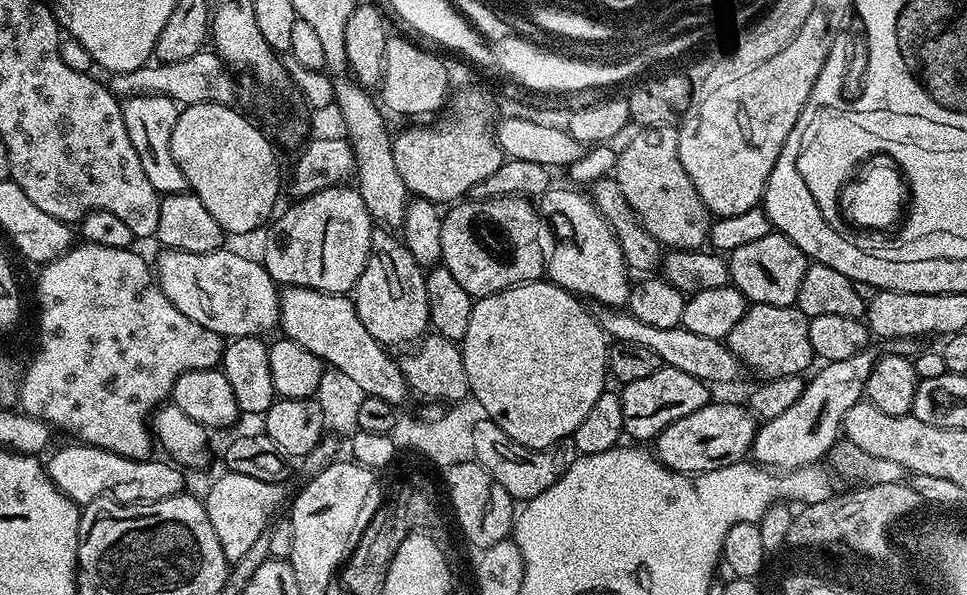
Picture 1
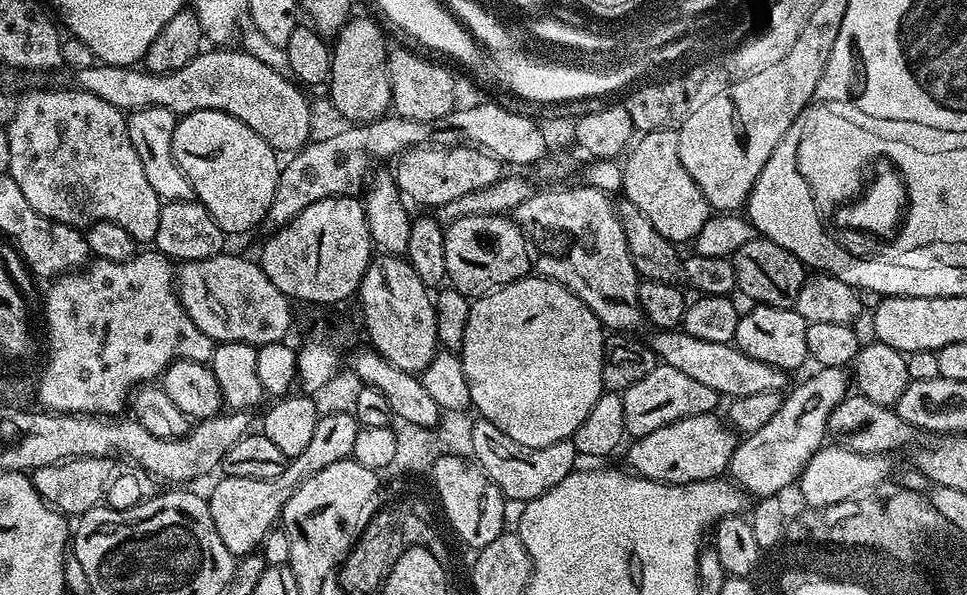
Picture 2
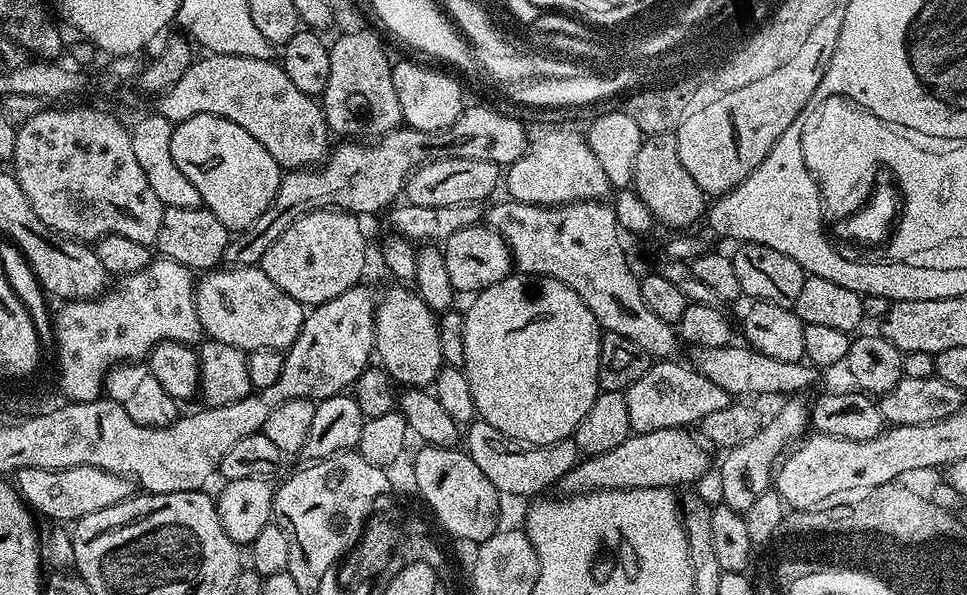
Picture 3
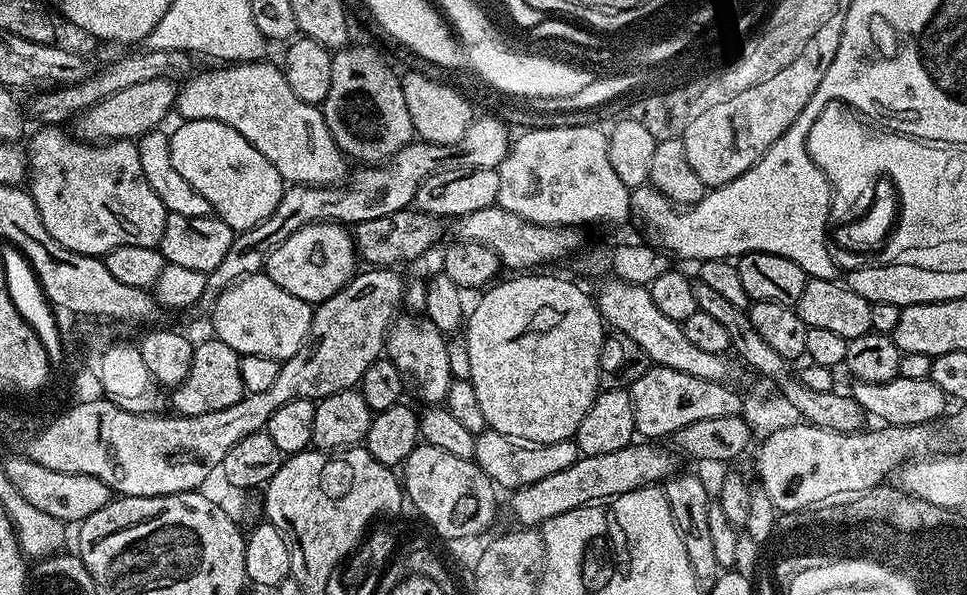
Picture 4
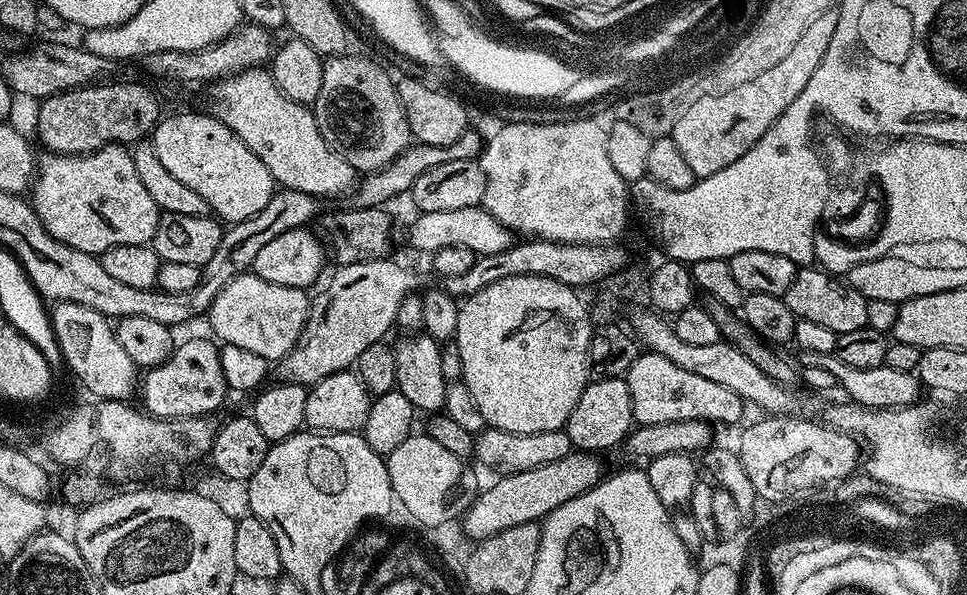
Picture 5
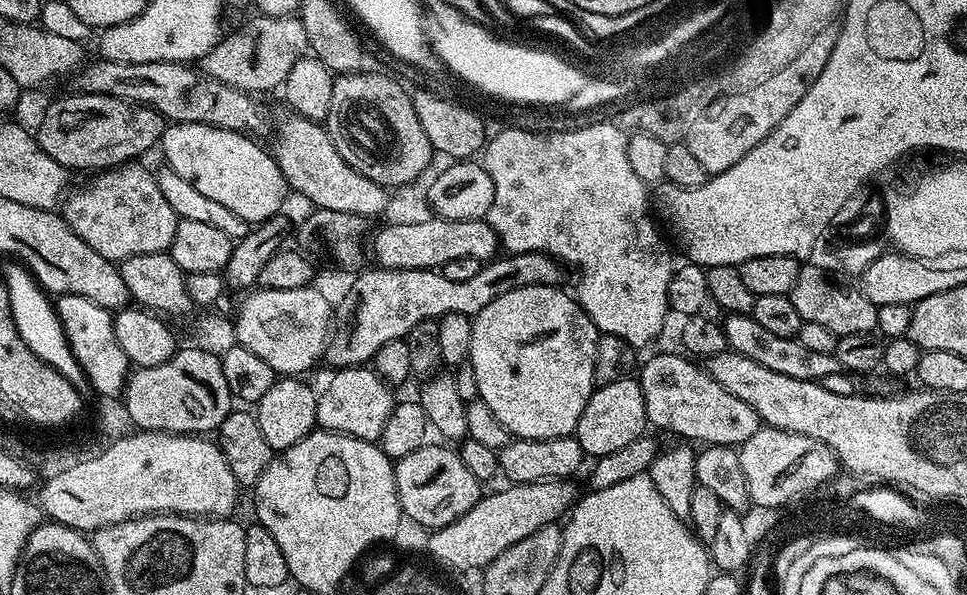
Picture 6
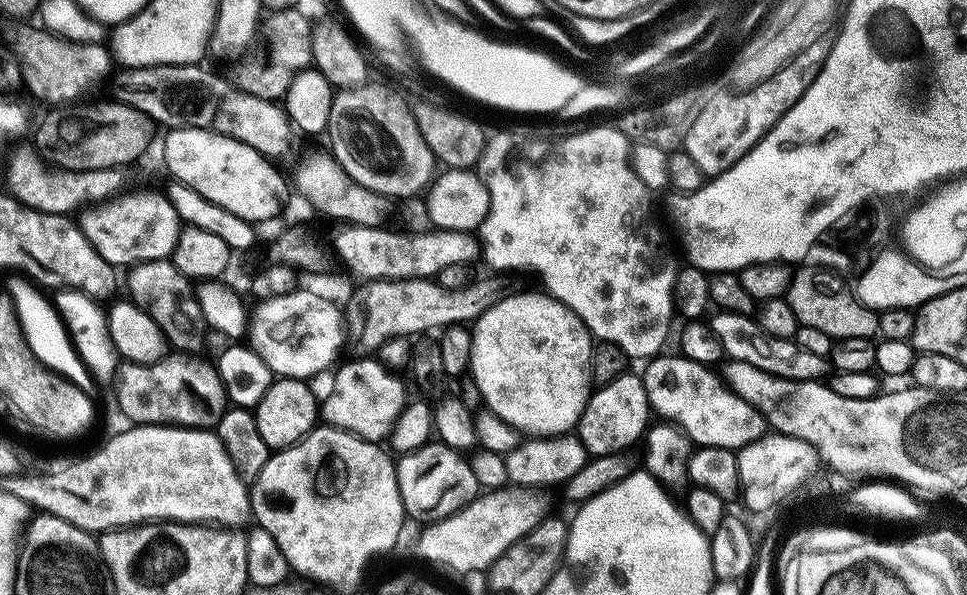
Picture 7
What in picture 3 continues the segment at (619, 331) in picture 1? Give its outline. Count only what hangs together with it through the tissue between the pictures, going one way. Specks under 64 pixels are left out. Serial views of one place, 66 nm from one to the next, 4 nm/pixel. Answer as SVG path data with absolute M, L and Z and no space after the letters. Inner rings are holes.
M733 342L725 348L692 348L691 363L696 371L701 372L714 386L722 386L729 397L752 398L748 396L780 396L804 394L816 380L817 369L807 362L778 362L778 358L770 358L766 354L756 352L753 348L741 346Z

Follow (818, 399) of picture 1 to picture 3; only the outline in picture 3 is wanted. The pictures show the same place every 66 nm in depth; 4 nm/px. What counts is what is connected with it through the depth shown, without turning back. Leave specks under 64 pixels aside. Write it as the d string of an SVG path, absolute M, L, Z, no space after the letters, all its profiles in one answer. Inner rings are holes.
M788 398L783 401L784 404L781 406L780 409L777 410L776 412L776 417L773 418L772 421L770 419L763 425L762 428L758 430L758 432L755 434L754 438L749 438L747 439L746 442L743 442L742 445L734 446L733 448L727 449L723 453L724 456L724 461L721 462L720 464L720 492L722 495L722 503L726 505L730 510L734 510L735 512L738 513L745 513L750 510L750 506L754 506L754 502L758 502L758 498L762 498L762 494L766 494L767 492L770 491L770 489L773 487L774 484L774 473L782 459L782 457L793 447L794 442L799 441L801 437L805 435L809 431L810 428L810 408L809 405L806 403L805 405L803 404L802 401L803 399L800 398Z

